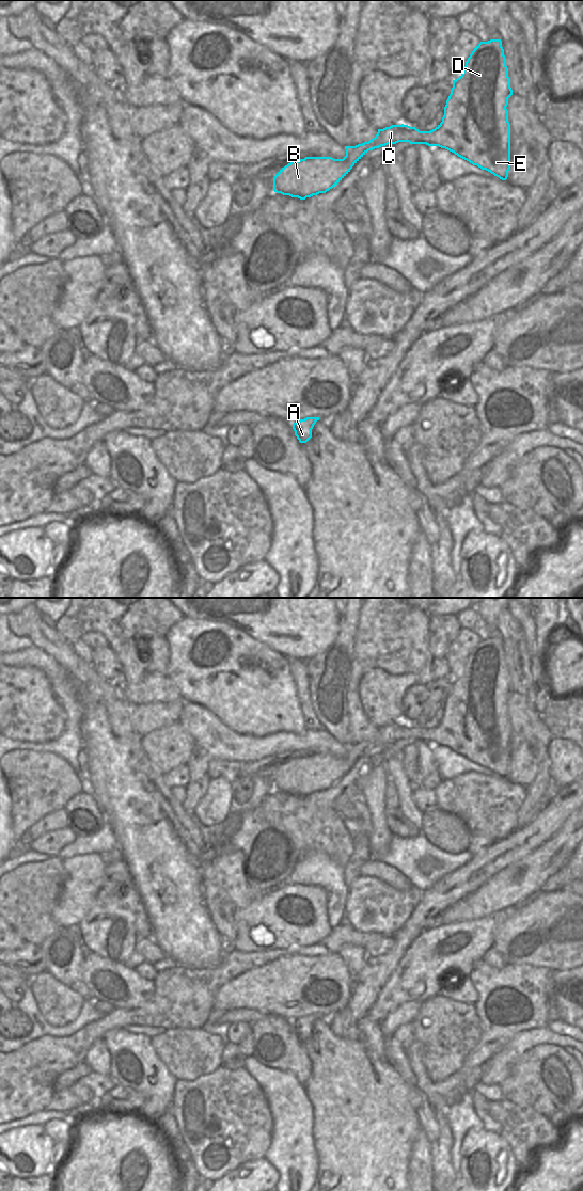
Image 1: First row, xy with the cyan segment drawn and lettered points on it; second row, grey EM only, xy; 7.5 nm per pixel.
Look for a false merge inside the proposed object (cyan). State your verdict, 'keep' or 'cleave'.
cleave

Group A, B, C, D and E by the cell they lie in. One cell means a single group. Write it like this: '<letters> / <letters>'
A B C / D E

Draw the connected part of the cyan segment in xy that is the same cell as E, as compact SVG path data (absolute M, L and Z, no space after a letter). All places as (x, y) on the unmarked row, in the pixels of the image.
M490 637L488 639L480 639L468 655L466 664L463 666L463 670L456 678L453 678L453 685L444 704L444 713L442 715L442 719L435 727L430 729L423 729L423 742L445 746L454 750L458 755L469 759L473 763L477 763L482 767L490 769L502 778L506 778L508 775L508 768L510 766L510 721L508 719L508 709L506 704L508 702L508 696L511 693L513 687L510 685L510 677L508 674L508 666L506 664L506 655L504 653L504 647L502 645L502 638Z

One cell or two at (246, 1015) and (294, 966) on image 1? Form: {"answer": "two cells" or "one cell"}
{"answer": "two cells"}

